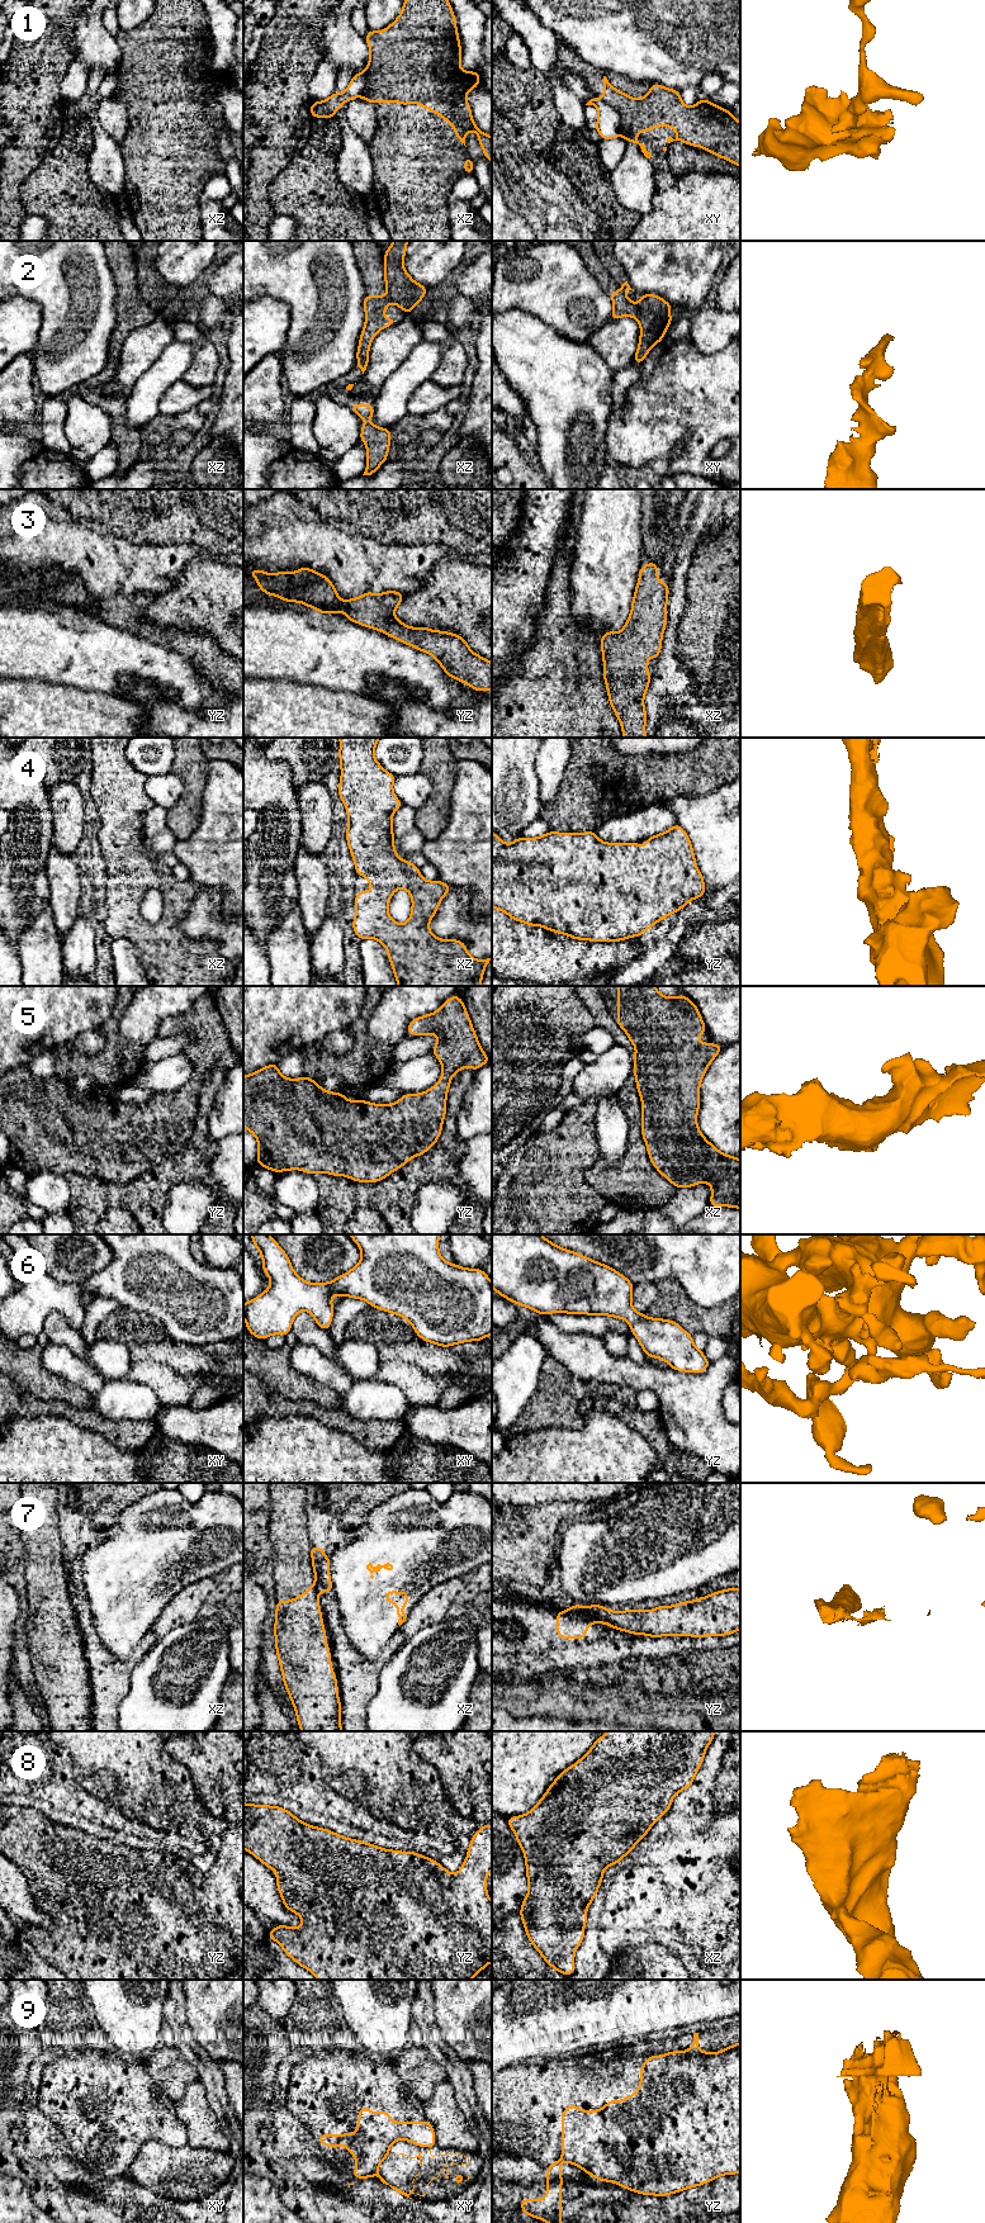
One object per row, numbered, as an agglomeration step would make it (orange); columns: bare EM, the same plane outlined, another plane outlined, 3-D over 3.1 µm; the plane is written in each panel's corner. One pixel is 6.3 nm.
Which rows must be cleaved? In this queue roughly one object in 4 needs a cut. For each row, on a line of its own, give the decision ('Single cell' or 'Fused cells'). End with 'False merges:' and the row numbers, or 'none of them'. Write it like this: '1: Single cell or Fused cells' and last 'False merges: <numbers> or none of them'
1: Fused cells
2: Fused cells
3: Single cell
4: Single cell
5: Single cell
6: Single cell
7: Fused cells
8: Single cell
9: Fused cells
False merges: 1, 2, 7, 9

